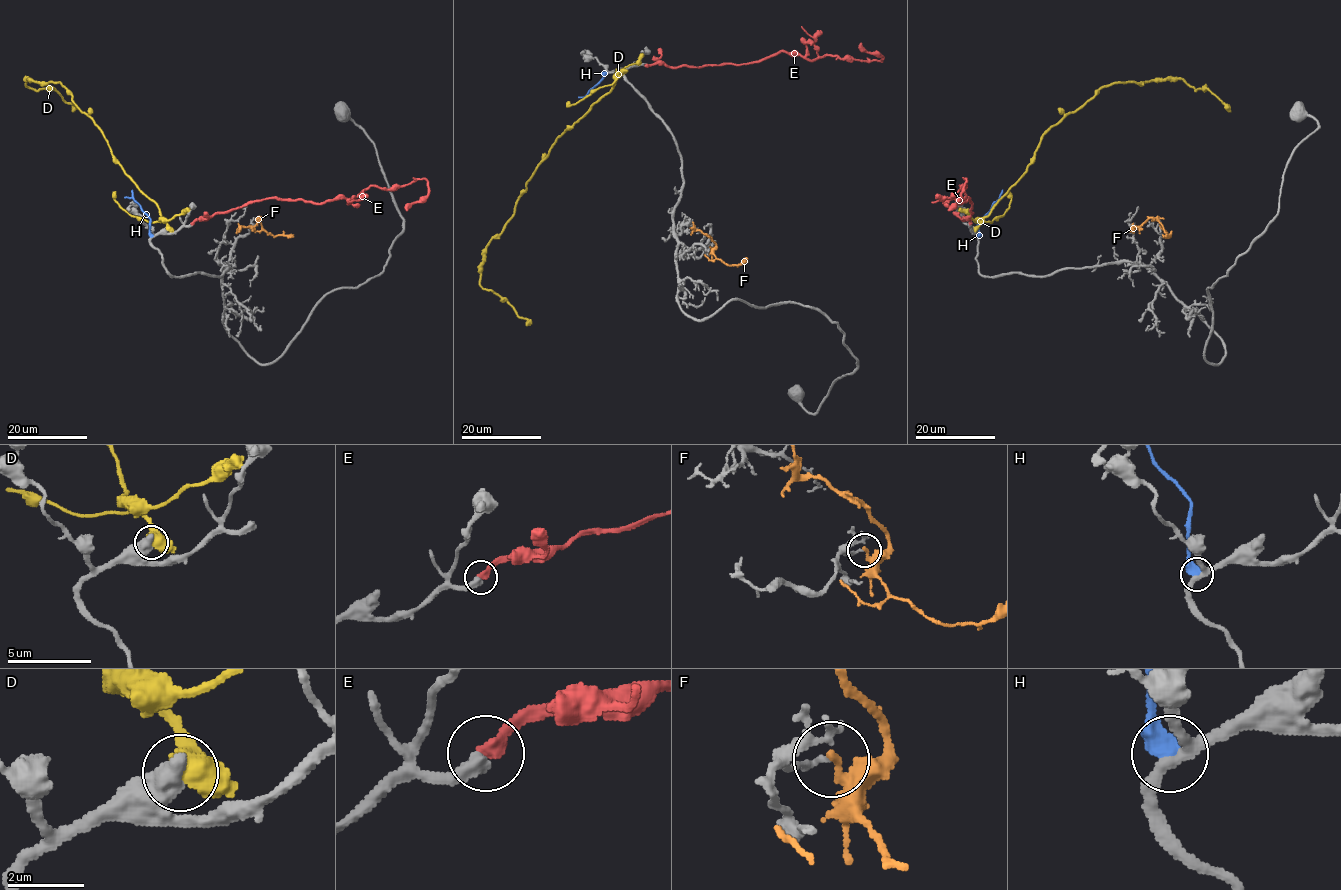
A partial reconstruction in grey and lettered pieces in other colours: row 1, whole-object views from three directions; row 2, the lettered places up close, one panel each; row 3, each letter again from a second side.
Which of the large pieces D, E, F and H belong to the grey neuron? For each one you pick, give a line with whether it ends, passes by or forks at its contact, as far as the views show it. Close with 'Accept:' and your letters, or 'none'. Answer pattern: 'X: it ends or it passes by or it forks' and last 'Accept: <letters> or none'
E: it ends
Accept: E

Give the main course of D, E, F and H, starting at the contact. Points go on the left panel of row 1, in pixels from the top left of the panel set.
D: (167, 228), (72, 95), (60, 83), (26, 80), (39, 91), (53, 88), (72, 111)
E: (191, 223), (272, 197), (323, 203), (356, 196), (371, 185), (396, 189), (424, 178), (427, 195), (406, 210)
F: (256, 220), (274, 236), (293, 236)
H: (151, 236), (150, 218), (133, 198), (131, 190)

